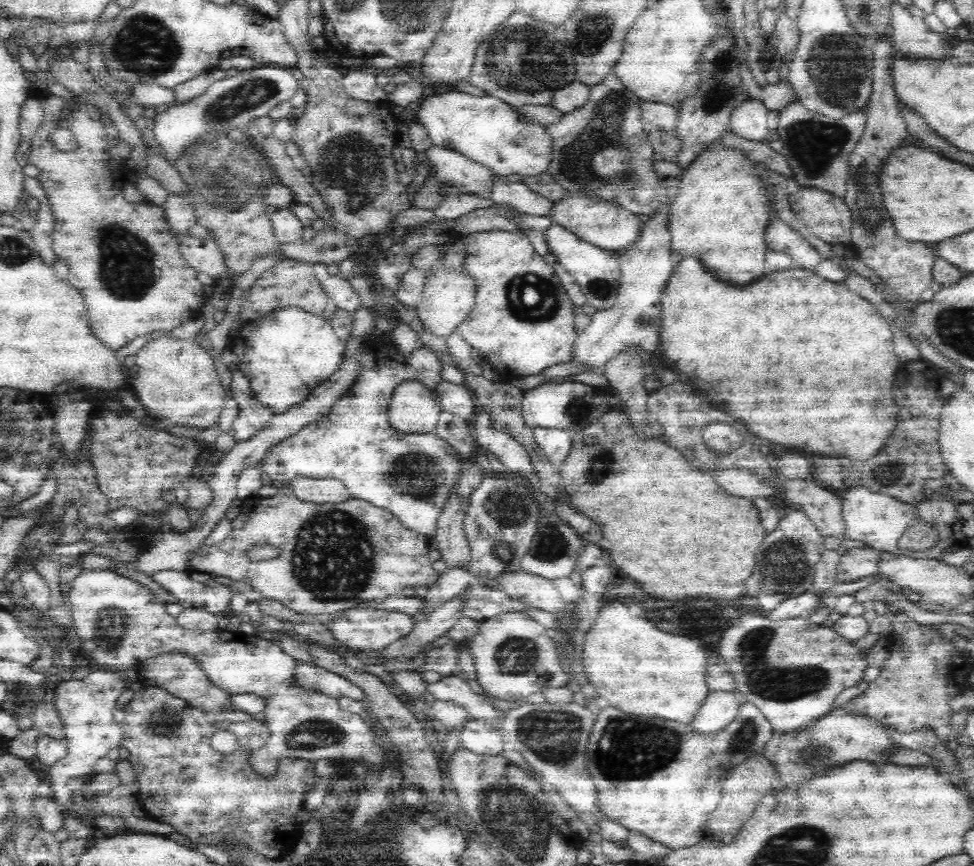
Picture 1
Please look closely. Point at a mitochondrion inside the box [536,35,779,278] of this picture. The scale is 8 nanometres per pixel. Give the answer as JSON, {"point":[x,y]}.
{"point":[603,133]}

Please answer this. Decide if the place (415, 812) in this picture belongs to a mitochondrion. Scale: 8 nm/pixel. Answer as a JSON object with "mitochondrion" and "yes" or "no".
{"mitochondrion":"no"}

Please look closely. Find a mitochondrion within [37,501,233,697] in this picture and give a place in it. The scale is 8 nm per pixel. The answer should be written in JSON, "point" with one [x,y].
{"point":[111,626]}

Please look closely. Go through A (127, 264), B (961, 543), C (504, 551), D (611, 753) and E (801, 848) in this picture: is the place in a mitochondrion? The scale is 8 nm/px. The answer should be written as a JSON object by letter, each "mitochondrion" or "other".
{"A":"mitochondrion","B":"other","C":"mitochondrion","D":"mitochondrion","E":"mitochondrion"}

